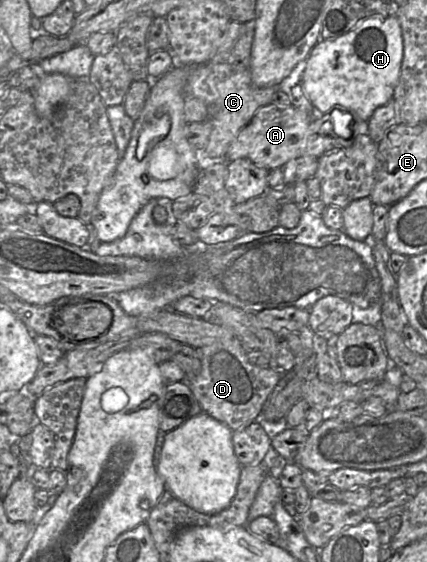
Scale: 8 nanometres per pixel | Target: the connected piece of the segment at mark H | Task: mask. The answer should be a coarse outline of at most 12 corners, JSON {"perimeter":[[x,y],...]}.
{"perimeter":[[396,16],[321,39],[301,85],[317,114],[369,121],[393,100]]}

